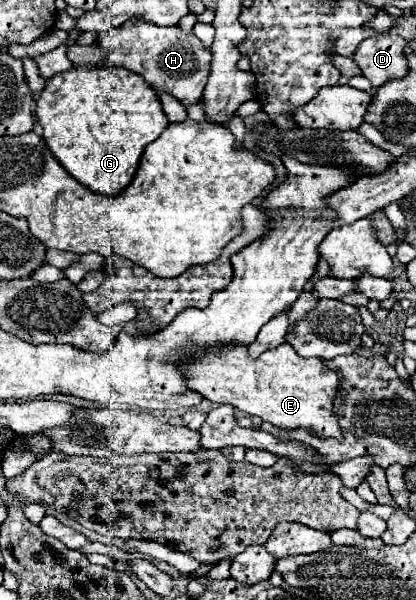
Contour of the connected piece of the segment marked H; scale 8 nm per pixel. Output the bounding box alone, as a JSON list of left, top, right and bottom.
[99,22,211,108]

